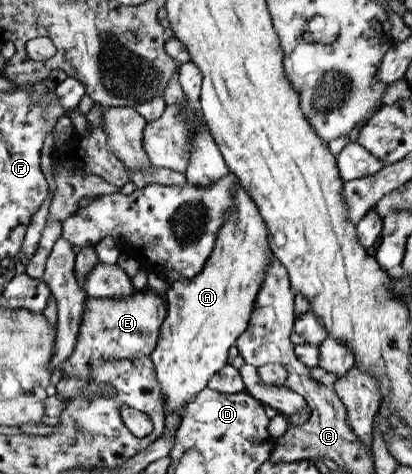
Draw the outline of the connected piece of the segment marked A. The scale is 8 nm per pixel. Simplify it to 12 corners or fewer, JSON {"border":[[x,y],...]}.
{"border":[[239,183],[203,272],[168,284],[165,413],[229,363],[272,263]]}

